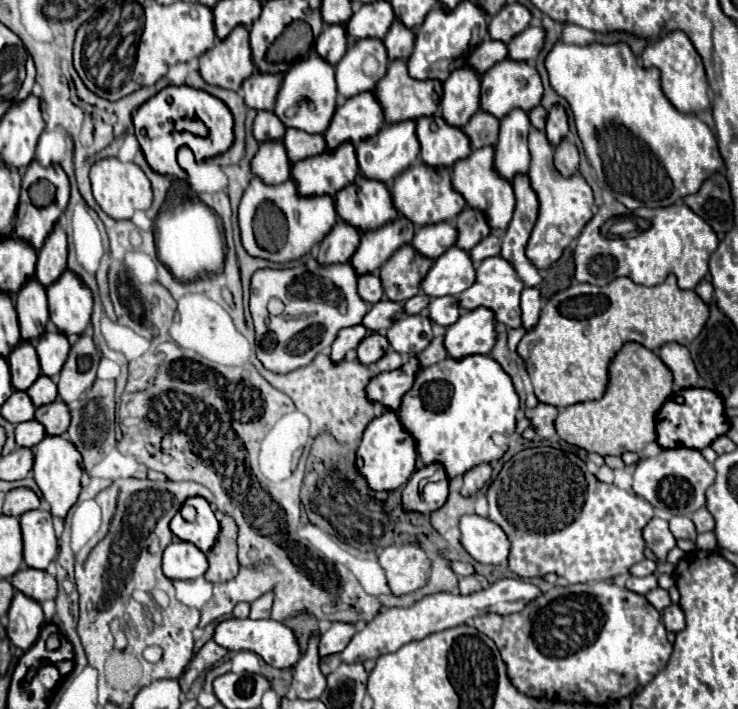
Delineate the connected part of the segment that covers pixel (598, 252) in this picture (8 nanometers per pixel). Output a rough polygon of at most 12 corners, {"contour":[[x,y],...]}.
{"contour":[[686,204],[600,206],[576,280],[690,290],[718,238]]}

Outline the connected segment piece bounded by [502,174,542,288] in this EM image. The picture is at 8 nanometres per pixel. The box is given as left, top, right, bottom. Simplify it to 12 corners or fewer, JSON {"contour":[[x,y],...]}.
{"contour":[[516,174],[516,208],[502,236],[502,256],[534,288],[542,276],[524,250],[538,218],[528,174]]}

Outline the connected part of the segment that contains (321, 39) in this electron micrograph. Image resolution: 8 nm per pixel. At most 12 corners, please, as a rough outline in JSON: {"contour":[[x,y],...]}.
{"contour":[[328,24],[316,52],[330,64],[344,56],[344,24]]}

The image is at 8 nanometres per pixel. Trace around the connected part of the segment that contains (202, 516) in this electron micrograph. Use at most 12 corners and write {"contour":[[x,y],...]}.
{"contour":[[200,496],[184,504],[194,506],[196,520],[186,522],[178,512],[170,530],[180,540],[208,552],[220,524],[210,504]]}

